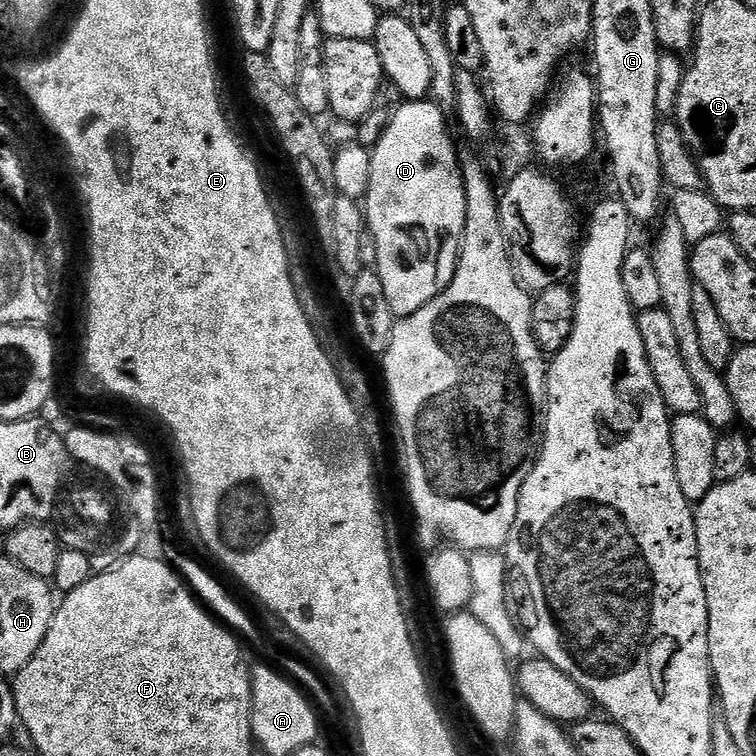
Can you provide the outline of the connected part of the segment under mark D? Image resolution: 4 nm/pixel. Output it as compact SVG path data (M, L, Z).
M427 99L401 105L396 113L391 113L388 128L371 149L370 186L366 197L366 228L378 244L374 271L382 278L386 302L390 302L390 310L398 318L422 310L422 306L450 286L466 226L466 190L460 173L462 156L456 153L456 144L448 133L445 112Z

